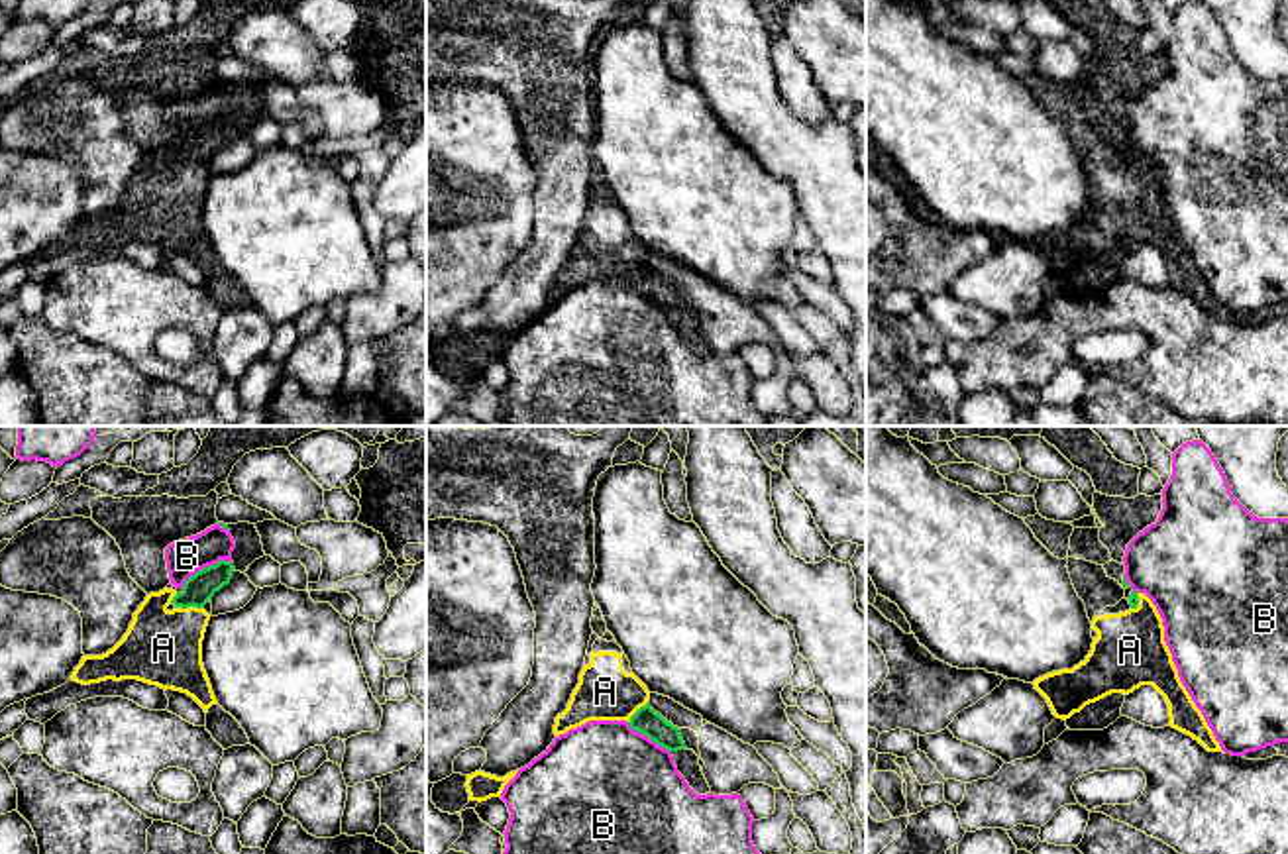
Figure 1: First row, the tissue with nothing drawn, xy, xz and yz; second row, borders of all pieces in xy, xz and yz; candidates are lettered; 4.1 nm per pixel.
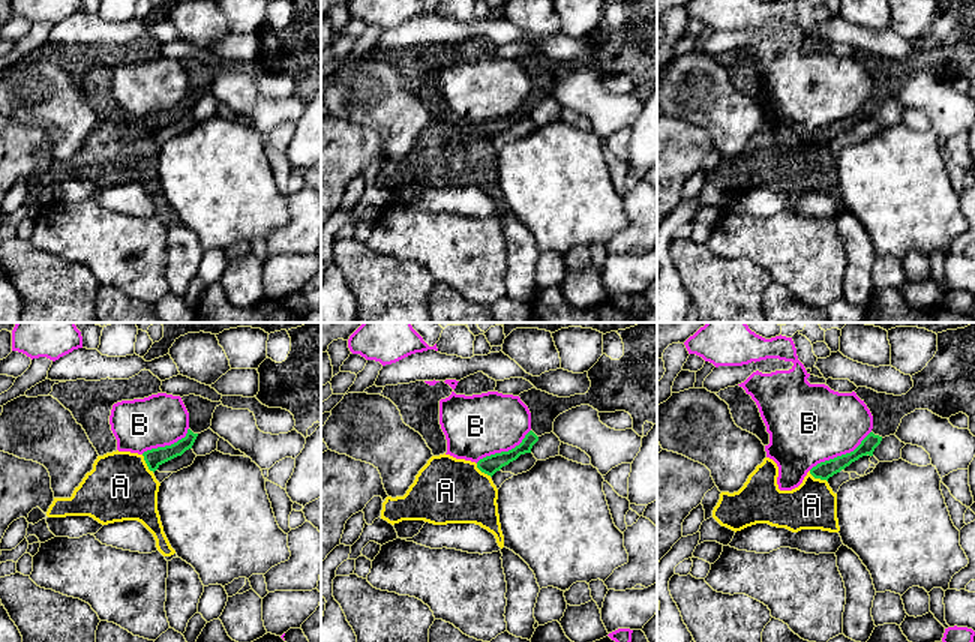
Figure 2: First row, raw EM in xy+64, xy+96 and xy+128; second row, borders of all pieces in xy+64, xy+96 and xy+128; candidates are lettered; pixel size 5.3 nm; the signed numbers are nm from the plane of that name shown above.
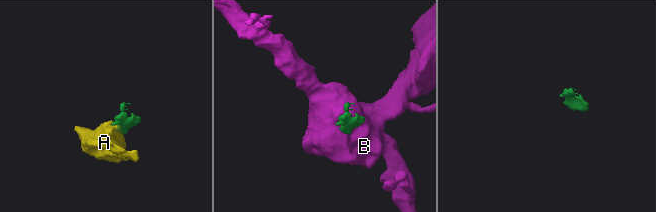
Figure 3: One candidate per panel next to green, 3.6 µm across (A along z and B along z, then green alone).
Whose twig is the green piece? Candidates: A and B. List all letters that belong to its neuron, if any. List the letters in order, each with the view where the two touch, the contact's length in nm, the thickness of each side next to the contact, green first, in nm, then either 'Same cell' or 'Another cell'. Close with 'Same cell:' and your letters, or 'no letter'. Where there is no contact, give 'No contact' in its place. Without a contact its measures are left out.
A: Touches green in xy. Shared border 100 nm. Thickness 120 nm (green) against 320 nm. Same cell
B: Touches green in xy. Shared border 240 nm. Thickness 120 nm (green) against 150 nm. Another cell
Same cell: A

